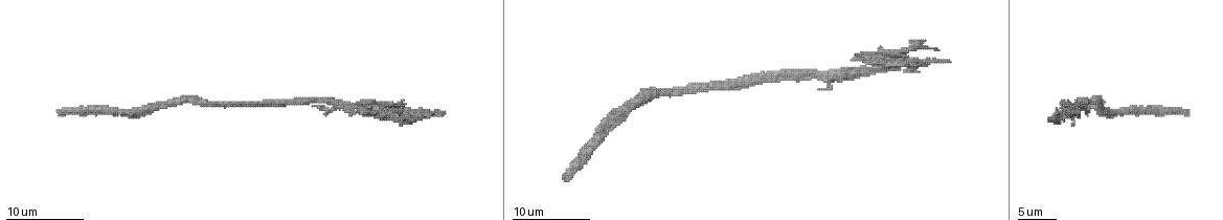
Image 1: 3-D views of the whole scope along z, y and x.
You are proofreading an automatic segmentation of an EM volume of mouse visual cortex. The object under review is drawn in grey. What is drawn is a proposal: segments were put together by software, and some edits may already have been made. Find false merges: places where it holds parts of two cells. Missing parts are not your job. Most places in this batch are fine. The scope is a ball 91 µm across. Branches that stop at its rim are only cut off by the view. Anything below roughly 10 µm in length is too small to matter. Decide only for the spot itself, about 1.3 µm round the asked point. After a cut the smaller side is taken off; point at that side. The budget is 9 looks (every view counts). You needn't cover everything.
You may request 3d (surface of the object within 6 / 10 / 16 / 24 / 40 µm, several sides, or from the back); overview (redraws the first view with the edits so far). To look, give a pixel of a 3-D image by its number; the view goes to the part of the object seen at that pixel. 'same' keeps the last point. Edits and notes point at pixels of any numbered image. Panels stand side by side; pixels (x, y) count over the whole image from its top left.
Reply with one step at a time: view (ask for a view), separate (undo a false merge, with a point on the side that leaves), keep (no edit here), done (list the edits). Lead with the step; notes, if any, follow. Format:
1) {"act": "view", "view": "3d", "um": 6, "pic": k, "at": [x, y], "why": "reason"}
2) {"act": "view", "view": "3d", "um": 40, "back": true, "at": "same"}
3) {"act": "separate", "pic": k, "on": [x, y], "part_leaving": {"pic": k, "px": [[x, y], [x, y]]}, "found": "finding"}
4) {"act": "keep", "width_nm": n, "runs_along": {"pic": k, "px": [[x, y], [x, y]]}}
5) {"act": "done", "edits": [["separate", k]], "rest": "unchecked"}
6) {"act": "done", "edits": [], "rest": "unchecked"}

{"act": "view", "view": "3d", "um": 16, "pic": 1, "at": [894, 69], "why": "narrows sharply"}

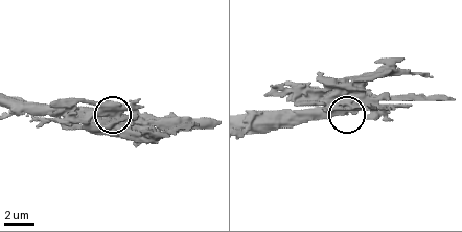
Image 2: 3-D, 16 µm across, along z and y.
{"act": "keep", "found": "continuous, no second cell"}

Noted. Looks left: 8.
{"act": "view", "view": "3d", "um": 6, "pic": 1, "at": [189, 100]}

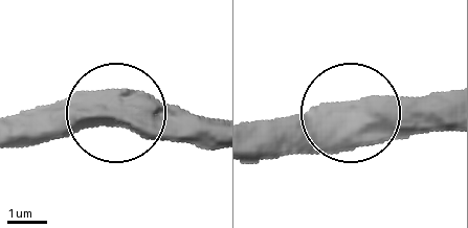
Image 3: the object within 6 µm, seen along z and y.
{"act": "keep", "runs_along": {"pic": 3, "px": [[215, 123], [105, 114], [24, 123]]}, "found": "one cell here"}

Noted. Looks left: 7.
{"act": "view", "view": "3d", "um": 10, "pic": 1, "at": [614, 125], "why": "sudden change in width"}

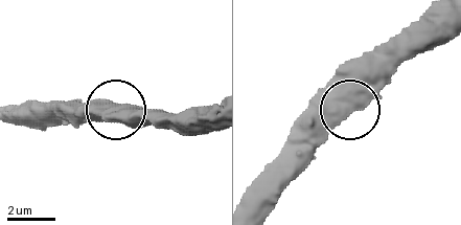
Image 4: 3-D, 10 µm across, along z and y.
{"act": "keep", "found": "one cell here"}

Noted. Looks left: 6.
{"act": "view", "view": "3d", "um": 6, "pic": 1, "at": [743, 78]}

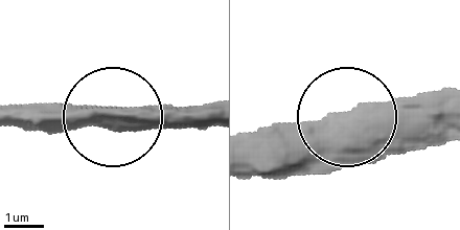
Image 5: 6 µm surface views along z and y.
{"act": "keep", "side_arm_um": 28, "found": "all the same cell"}

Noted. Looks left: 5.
{"act": "done", "edits": [], "rest": "unchecked"}

